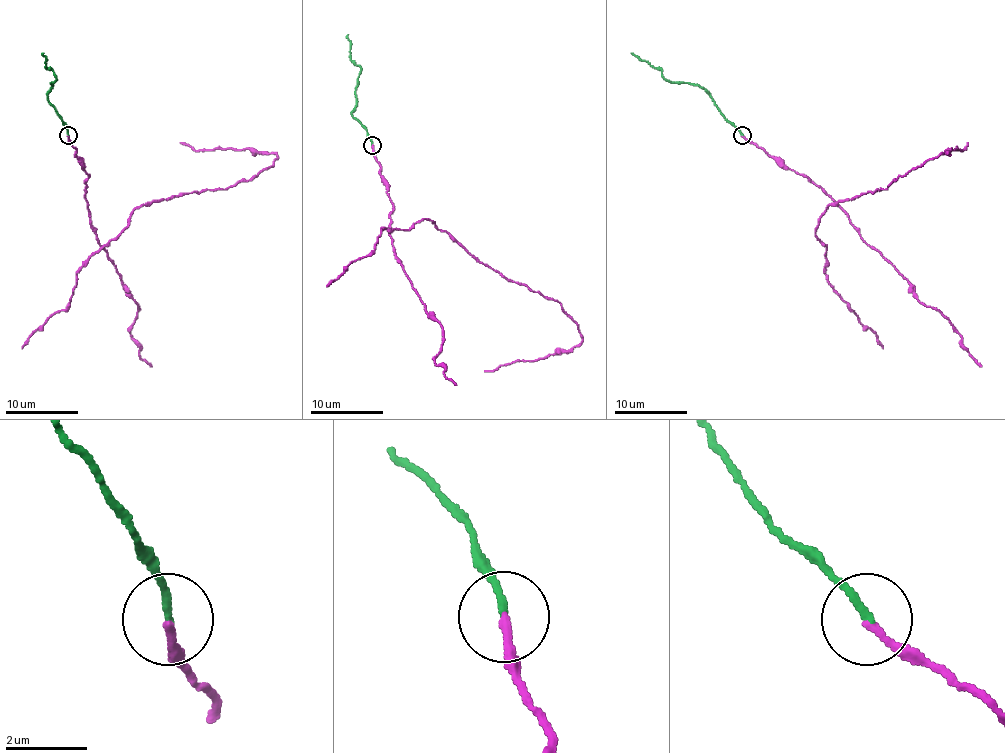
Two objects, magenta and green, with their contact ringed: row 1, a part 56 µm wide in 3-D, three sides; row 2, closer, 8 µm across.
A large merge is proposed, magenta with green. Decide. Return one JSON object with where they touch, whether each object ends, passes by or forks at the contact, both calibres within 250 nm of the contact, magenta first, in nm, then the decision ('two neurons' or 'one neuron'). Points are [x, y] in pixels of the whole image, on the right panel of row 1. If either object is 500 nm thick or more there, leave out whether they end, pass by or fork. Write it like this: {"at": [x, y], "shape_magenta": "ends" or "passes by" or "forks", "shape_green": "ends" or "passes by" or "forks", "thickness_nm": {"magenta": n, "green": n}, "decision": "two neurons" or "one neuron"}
{"at": [742, 135], "shape_magenta": "ends", "shape_green": "ends", "thickness_nm": {"magenta": 180, "green": 190}, "decision": "one neuron"}

